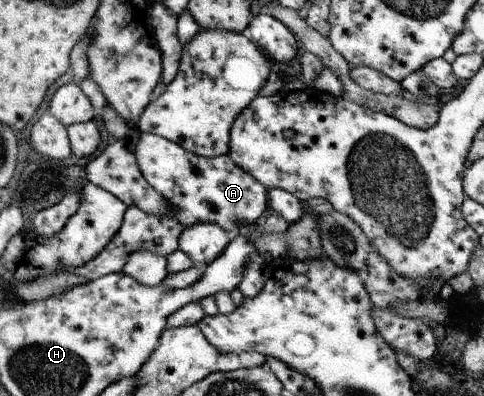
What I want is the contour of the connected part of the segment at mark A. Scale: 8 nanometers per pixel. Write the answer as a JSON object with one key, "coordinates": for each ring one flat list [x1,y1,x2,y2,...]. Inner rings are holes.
{"coordinates":[[141,133,135,145,135,158,147,183,159,192,172,208,170,216,151,215,137,207,128,207,120,230,107,248,97,254,97,258,77,268,63,266,59,273,83,276,87,281,111,273,121,273,129,256,138,250,149,250,165,258,176,253,179,236,189,225,214,223,234,237,245,225,260,222,270,211,268,189,247,171,236,166,228,155,201,157,161,136]]}

